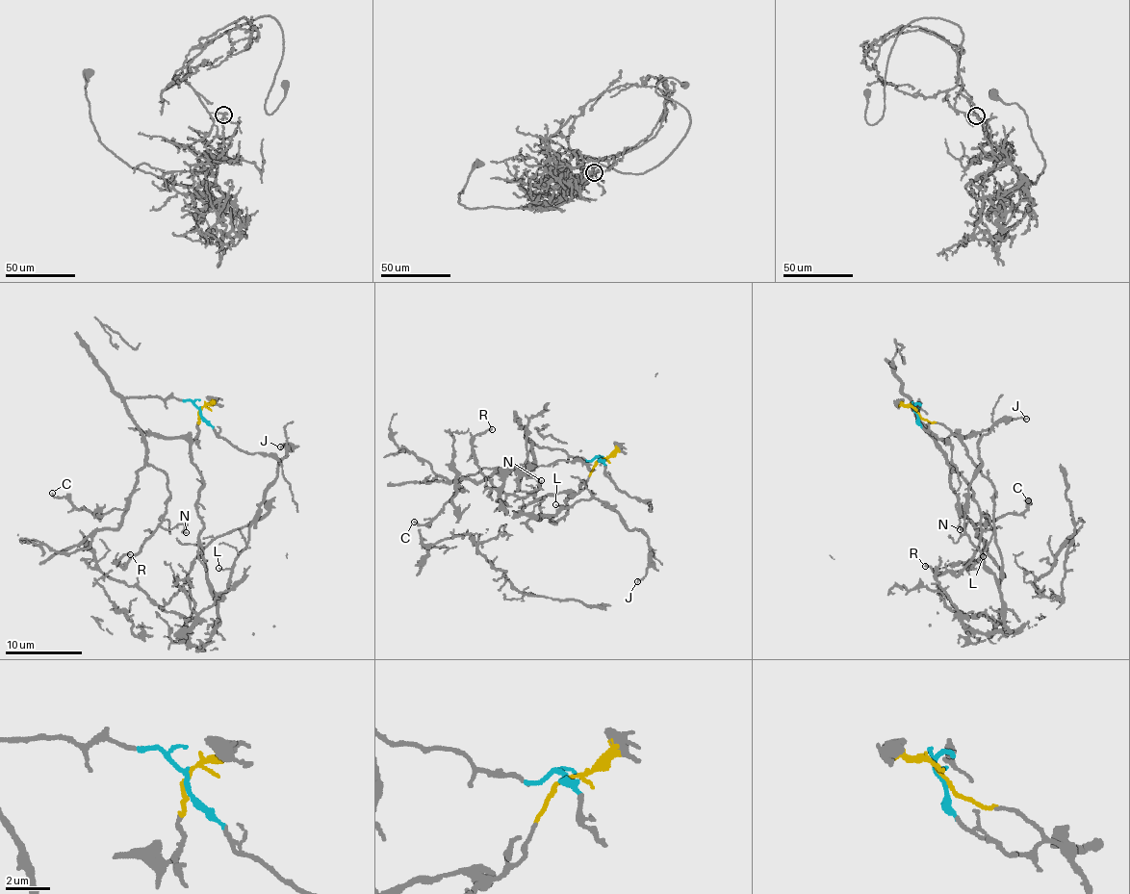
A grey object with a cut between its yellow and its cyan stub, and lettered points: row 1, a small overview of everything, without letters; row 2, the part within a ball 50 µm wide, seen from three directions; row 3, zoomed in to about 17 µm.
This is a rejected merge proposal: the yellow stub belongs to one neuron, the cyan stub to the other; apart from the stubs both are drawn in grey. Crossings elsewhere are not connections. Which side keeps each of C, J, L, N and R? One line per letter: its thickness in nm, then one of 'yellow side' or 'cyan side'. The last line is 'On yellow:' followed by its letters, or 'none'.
C: 130 nm thick; cyan side
J: 180 nm thick; yellow side
L: 100 nm thick; yellow side
N: 120 nm thick; cyan side
R: 170 nm thick; cyan side
On yellow: J, L

